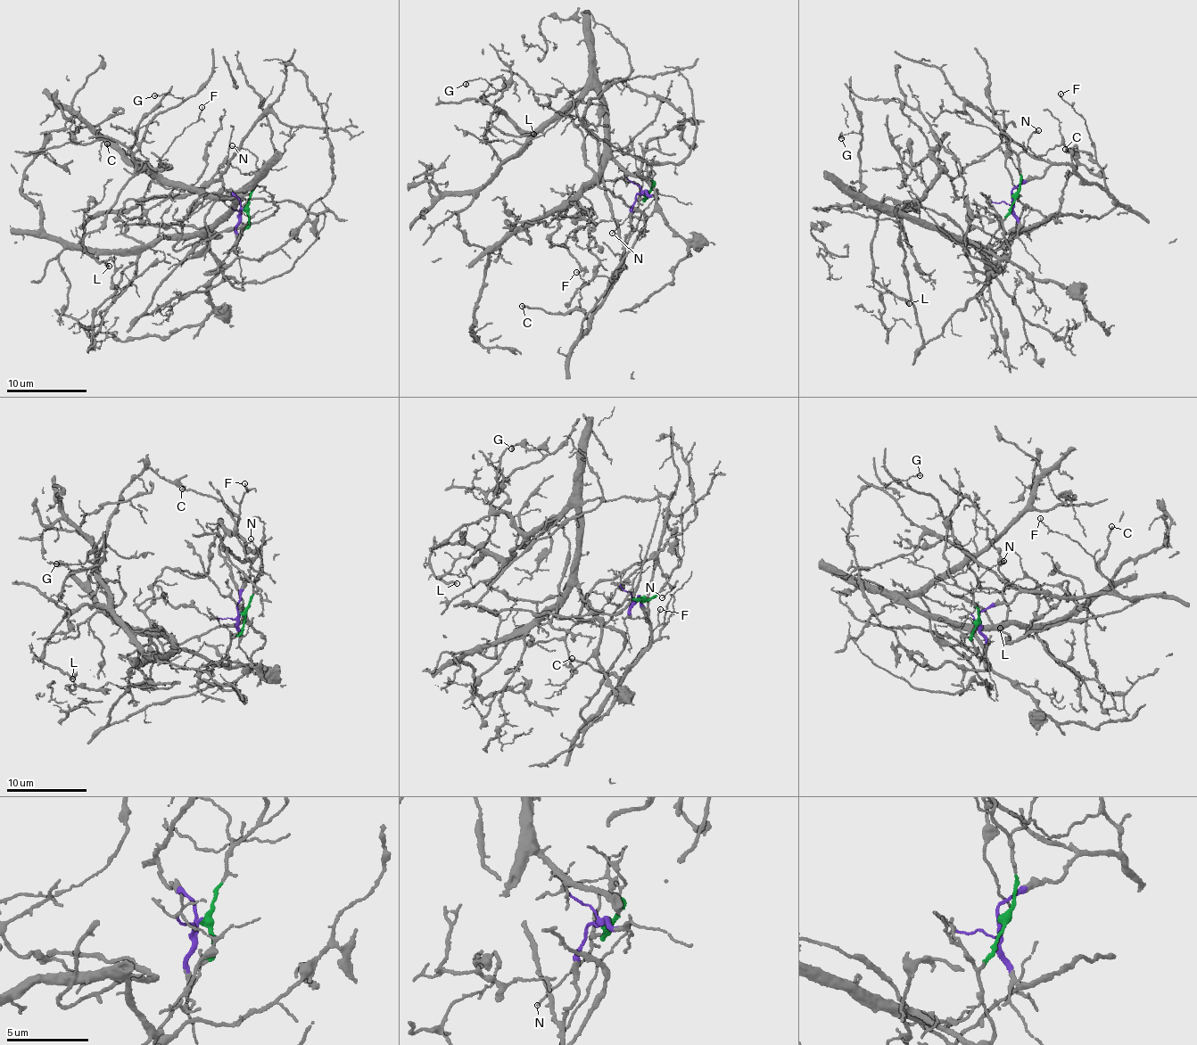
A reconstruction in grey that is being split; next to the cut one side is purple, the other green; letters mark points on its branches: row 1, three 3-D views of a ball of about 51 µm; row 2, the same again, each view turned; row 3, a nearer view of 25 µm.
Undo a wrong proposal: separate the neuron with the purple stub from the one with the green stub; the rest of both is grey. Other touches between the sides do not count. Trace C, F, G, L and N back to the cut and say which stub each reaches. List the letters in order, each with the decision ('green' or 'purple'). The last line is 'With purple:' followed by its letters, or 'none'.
C: purple
F: purple
G: green
L: green
N: green
With purple: C, F

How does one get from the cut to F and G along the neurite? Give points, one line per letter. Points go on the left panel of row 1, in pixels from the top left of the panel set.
F: (242, 209), (223, 181), (188, 193), (144, 196), (159, 159), (197, 120), (202, 106)
G: (243, 209), (246, 227), (218, 262), (208, 231), (233, 202), (136, 168), (145, 126), (181, 102), (154, 96)

